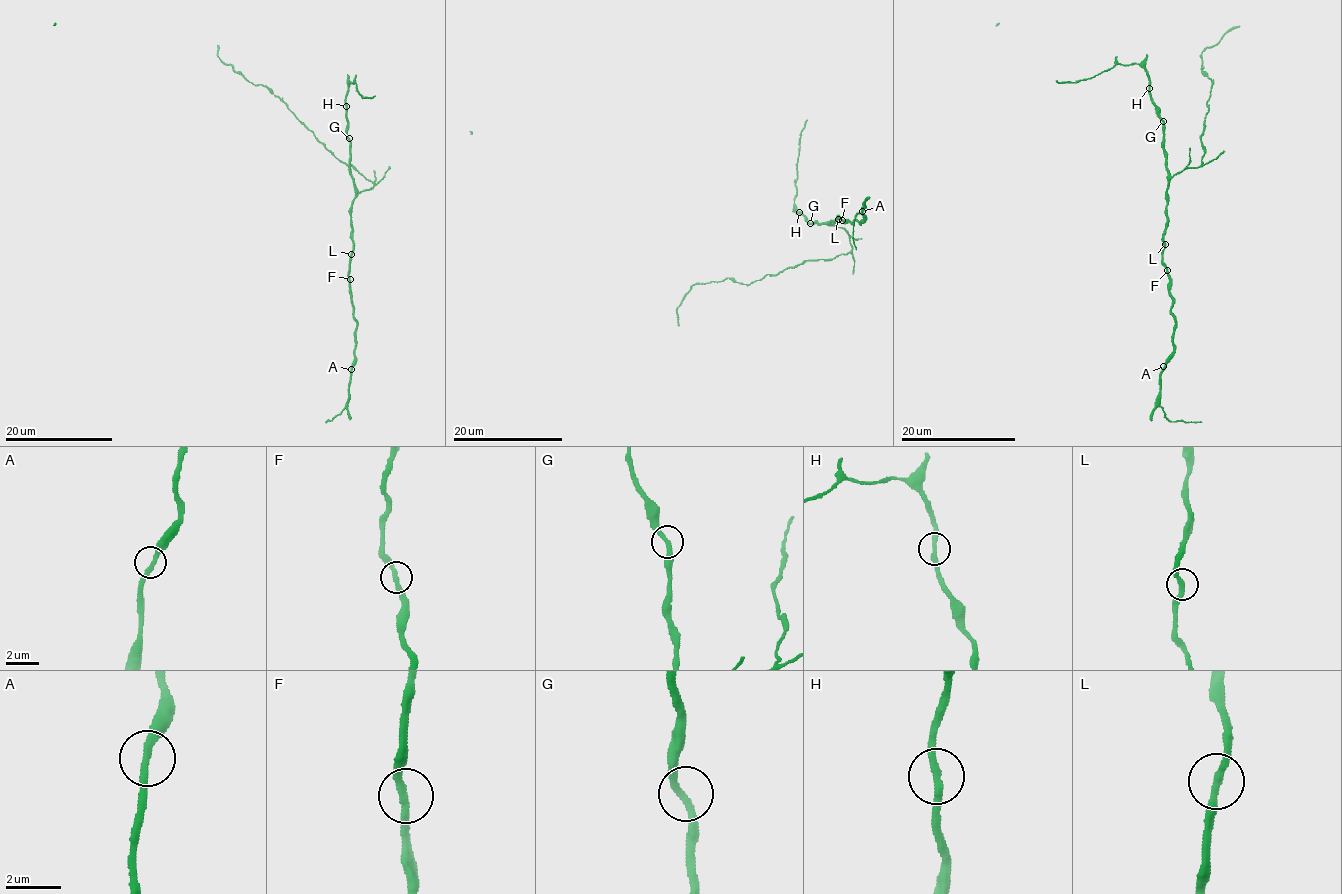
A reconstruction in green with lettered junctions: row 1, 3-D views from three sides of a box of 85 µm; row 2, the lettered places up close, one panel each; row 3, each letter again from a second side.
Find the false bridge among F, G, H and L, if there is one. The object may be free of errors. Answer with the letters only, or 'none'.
none

